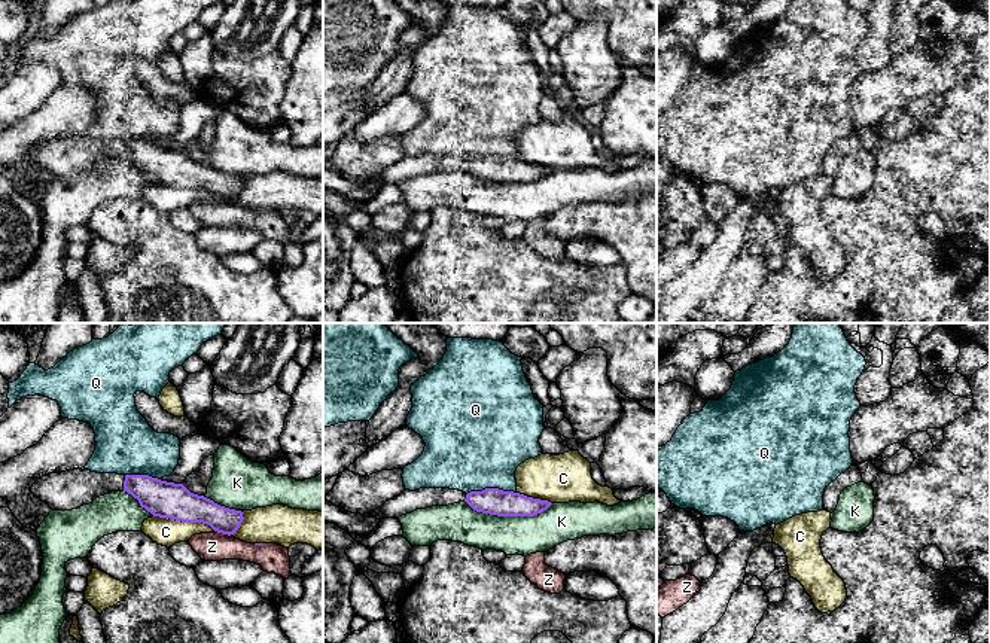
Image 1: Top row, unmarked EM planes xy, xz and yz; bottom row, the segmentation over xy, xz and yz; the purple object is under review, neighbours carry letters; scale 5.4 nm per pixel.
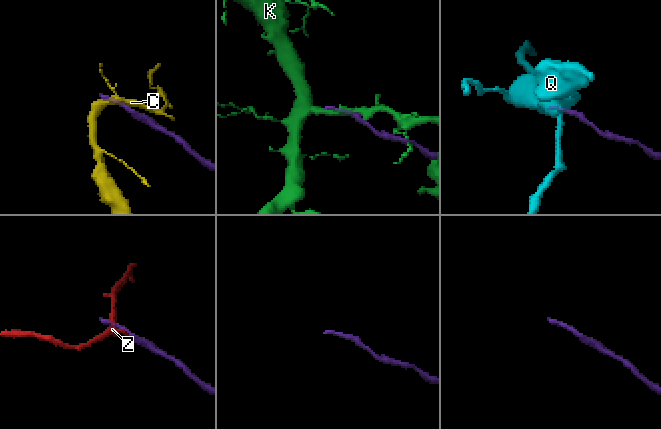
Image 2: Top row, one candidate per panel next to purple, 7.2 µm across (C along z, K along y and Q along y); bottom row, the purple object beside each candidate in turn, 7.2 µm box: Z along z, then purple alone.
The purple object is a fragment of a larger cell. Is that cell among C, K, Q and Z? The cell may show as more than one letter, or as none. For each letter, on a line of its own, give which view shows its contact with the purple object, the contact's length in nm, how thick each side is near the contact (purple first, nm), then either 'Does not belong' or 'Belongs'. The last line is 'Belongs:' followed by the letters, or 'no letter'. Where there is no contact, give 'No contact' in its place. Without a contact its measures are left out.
C: Touches purple in xy. Shared border 360 nm. Thickness 200 nm (purple) against 150 nm. Does not belong
K: Touches purple in xz. Shared border 480 nm. Thickness 140 nm (purple) against 200 nm. Does not belong
Q: Touches purple in xz. Shared border 280 nm. Thickness 140 nm (purple) against 480 nm. Does not belong
Z: Touches purple in xy. Shared border 80 nm. Thickness 160 nm (purple) against 160 nm. Does not belong
Belongs: no letter

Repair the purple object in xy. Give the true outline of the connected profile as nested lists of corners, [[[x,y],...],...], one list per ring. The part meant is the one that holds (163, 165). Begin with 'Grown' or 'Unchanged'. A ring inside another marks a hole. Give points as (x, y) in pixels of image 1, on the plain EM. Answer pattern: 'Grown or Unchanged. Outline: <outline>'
Grown. Outline: [[[85,134],[39,144],[30,158],[52,177],[71,177],[112,158],[127,158],[153,183],[182,189],[202,189],[222,201],[234,201],[244,183],[213,167],[149,141],[97,140]]]

